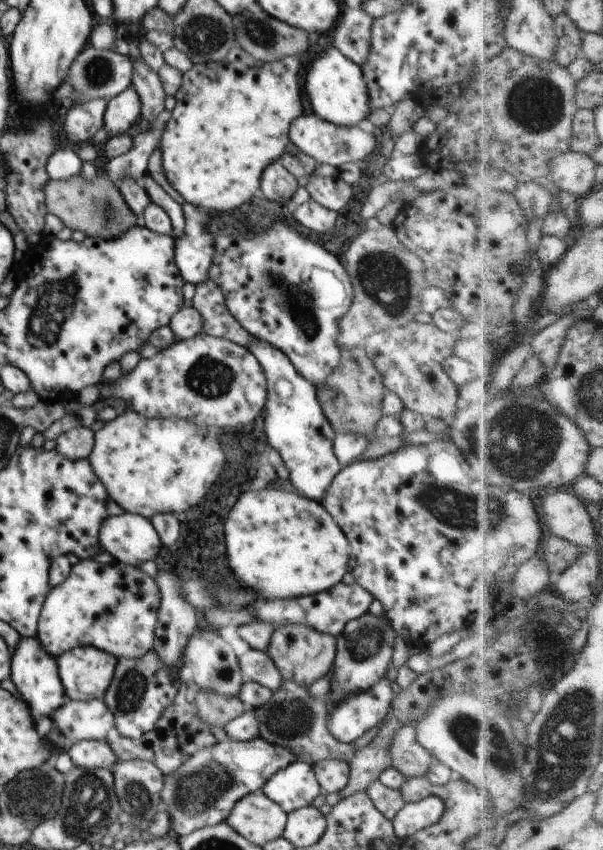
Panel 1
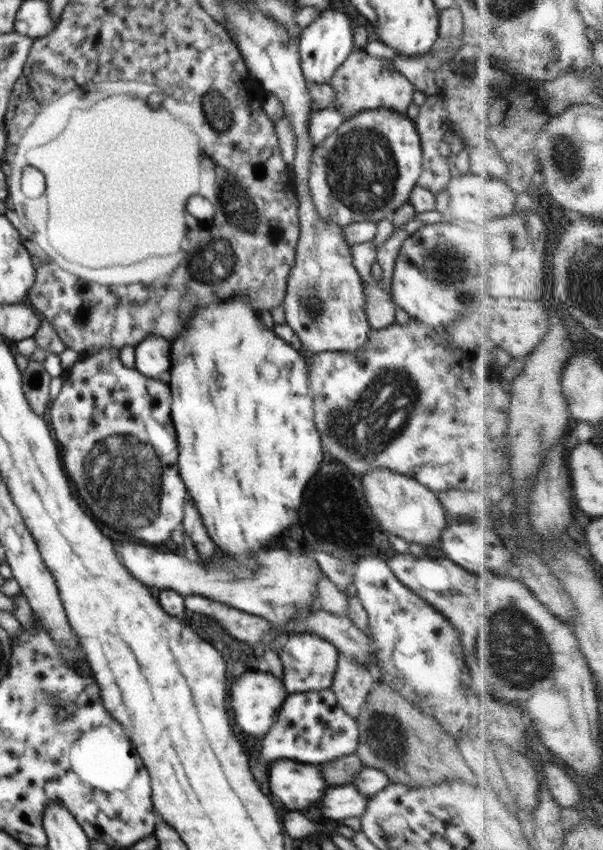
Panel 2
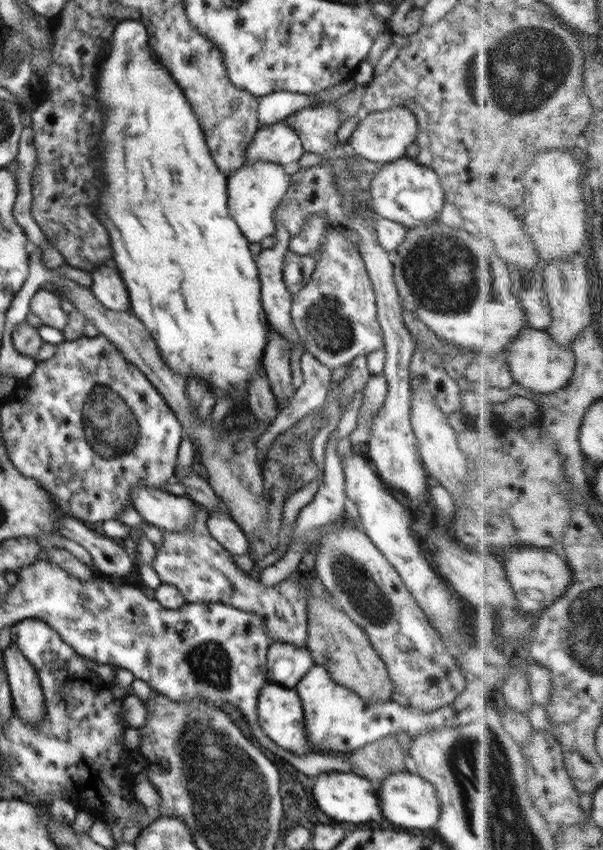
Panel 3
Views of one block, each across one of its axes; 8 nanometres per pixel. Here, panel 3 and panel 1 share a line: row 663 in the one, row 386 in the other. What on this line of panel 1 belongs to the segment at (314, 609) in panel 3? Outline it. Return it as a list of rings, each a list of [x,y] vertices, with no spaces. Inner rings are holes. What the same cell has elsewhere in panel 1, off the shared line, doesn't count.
[[[362,345],[350,350],[341,350],[341,352],[342,358],[336,370],[324,380],[324,384],[315,386],[317,399],[322,406],[324,416],[328,418],[336,433],[358,434],[370,440],[375,436],[374,428],[378,420],[384,416],[382,400],[384,400],[386,388],[381,374],[376,370],[374,362],[366,356]]]

